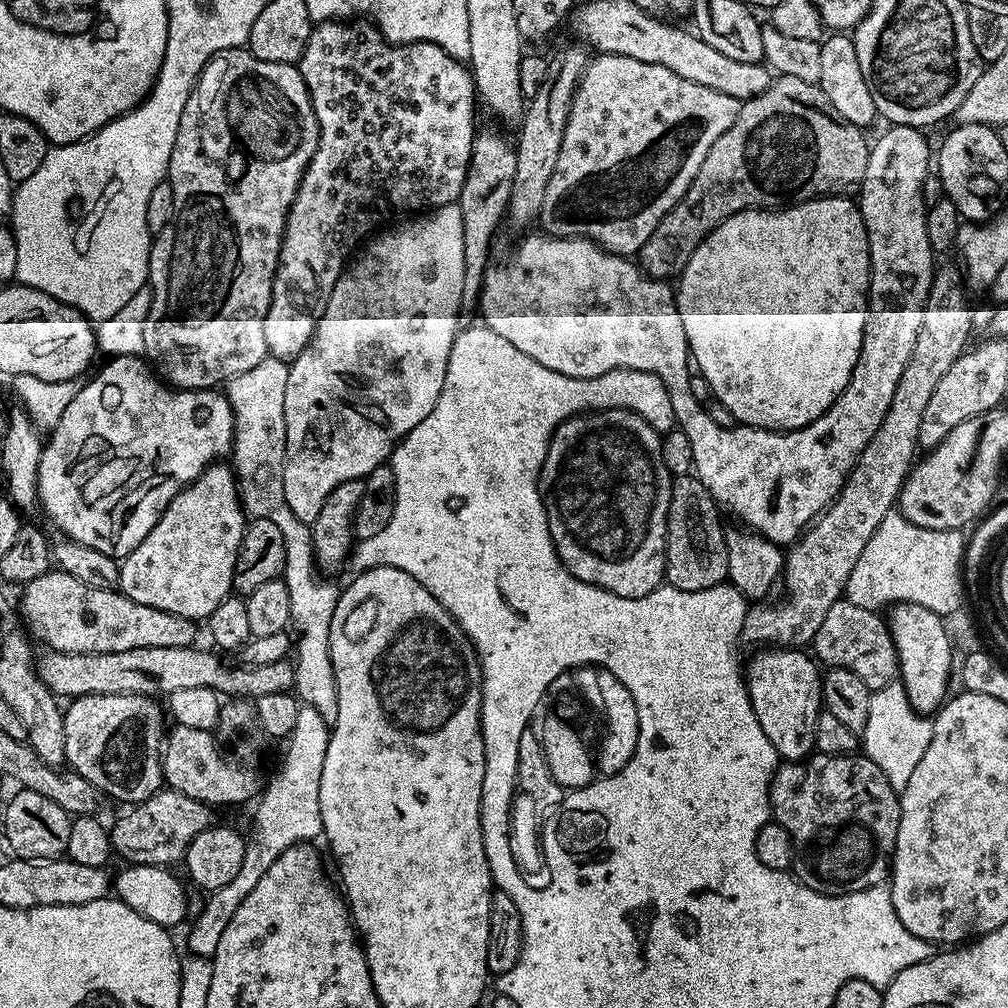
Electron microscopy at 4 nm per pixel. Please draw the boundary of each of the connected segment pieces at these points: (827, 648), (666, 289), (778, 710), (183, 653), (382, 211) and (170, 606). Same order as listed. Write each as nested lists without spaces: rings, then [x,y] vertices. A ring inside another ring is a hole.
[[[847,598],[830,606],[830,614],[826,614],[810,648],[821,665],[854,670],[870,690],[890,686],[897,679],[896,647],[888,633],[885,617],[879,611],[863,608]]]
[[[893,124],[885,127],[885,132],[877,138],[868,149],[868,161],[866,162],[866,178],[862,182],[858,193],[858,203],[860,213],[866,226],[868,235],[868,253],[870,254],[870,275],[868,278],[868,313],[866,314],[866,326],[862,334],[862,350],[858,354],[858,362],[854,366],[854,374],[850,374],[850,382],[846,390],[833,404],[828,407],[818,419],[810,422],[804,428],[795,428],[793,432],[770,432],[766,428],[750,428],[747,426],[733,426],[723,428],[718,426],[718,422],[712,420],[711,411],[694,394],[690,394],[690,382],[688,381],[689,369],[680,368],[680,364],[689,363],[690,353],[688,351],[688,339],[686,330],[682,326],[682,314],[676,305],[676,292],[673,285],[667,280],[655,280],[653,276],[647,276],[643,268],[635,259],[626,256],[615,256],[612,252],[607,252],[599,244],[592,240],[585,240],[582,236],[549,236],[539,234],[540,236],[528,236],[516,249],[513,250],[512,256],[505,258],[501,264],[493,263],[489,267],[488,273],[484,275],[484,289],[480,292],[480,303],[478,312],[484,315],[482,320],[483,327],[494,330],[494,334],[499,334],[506,338],[506,342],[518,346],[522,354],[530,354],[534,362],[542,362],[546,370],[558,370],[570,378],[598,378],[602,374],[610,374],[610,370],[615,368],[625,368],[626,370],[642,370],[662,378],[666,390],[670,394],[670,402],[674,406],[674,418],[676,419],[675,427],[686,438],[690,438],[690,447],[694,450],[694,462],[692,467],[696,477],[705,484],[710,490],[710,494],[715,498],[717,505],[721,509],[736,512],[736,516],[745,529],[751,530],[766,537],[770,542],[781,546],[791,546],[796,543],[804,534],[805,528],[820,515],[824,509],[832,505],[836,495],[842,490],[842,486],[848,481],[850,470],[856,464],[856,460],[862,454],[862,450],[874,438],[878,426],[886,418],[886,410],[894,402],[894,390],[898,390],[898,381],[902,378],[902,370],[906,370],[906,362],[910,362],[910,354],[914,354],[914,342],[918,342],[918,330],[922,330],[922,310],[926,306],[926,298],[930,294],[930,286],[934,275],[934,253],[930,246],[930,238],[926,238],[926,214],[927,207],[924,203],[922,186],[924,179],[930,174],[928,168],[928,140],[923,131],[918,128],[911,128],[905,124]]]
[[[769,647],[757,652],[749,664],[747,661],[746,683],[758,723],[781,761],[807,760],[816,746],[816,727],[822,711],[821,669],[807,651],[798,648]]]
[[[142,646],[142,650],[118,650],[117,652],[54,652],[51,650],[45,651],[45,656],[35,661],[36,672],[40,675],[40,680],[51,690],[52,695],[57,698],[75,698],[78,696],[129,696],[130,694],[138,694],[139,696],[151,696],[153,698],[166,698],[174,690],[187,690],[193,686],[202,686],[203,688],[212,688],[215,692],[219,692],[228,698],[255,698],[262,694],[282,694],[283,692],[292,692],[293,684],[295,682],[295,659],[289,658],[282,662],[270,662],[267,666],[254,666],[253,664],[247,666],[236,666],[232,669],[230,665],[223,664],[218,657],[215,656],[215,651],[207,652],[201,646],[193,646],[187,648],[186,646]]]
[[[367,19],[326,20],[313,27],[310,38],[306,42],[306,50],[302,50],[300,55],[298,67],[302,78],[306,82],[306,90],[310,94],[314,114],[318,118],[320,137],[318,138],[318,146],[314,150],[314,158],[310,158],[308,168],[304,172],[302,182],[296,191],[292,208],[288,212],[284,237],[280,243],[278,266],[272,279],[270,310],[266,310],[268,355],[285,362],[296,360],[298,354],[302,354],[302,350],[310,342],[316,324],[326,310],[326,302],[330,298],[341,272],[346,267],[346,261],[357,251],[356,243],[360,239],[363,241],[365,238],[371,237],[381,227],[379,224],[383,220],[390,219],[391,216],[401,215],[400,217],[403,217],[405,214],[420,214],[425,210],[440,208],[443,204],[454,204],[459,201],[462,194],[462,182],[466,182],[466,170],[472,157],[472,147],[476,141],[478,131],[478,125],[476,125],[478,97],[476,95],[476,82],[472,79],[471,71],[461,61],[455,60],[450,54],[446,54],[446,50],[442,50],[442,46],[432,44],[428,40],[418,40],[414,44],[389,44],[380,29]]]
[[[224,462],[211,464],[195,482],[171,500],[154,530],[142,538],[140,545],[129,556],[119,561],[119,591],[134,602],[142,602],[142,606],[154,606],[154,610],[166,610],[187,620],[203,621],[233,591],[234,566],[245,527],[246,513],[233,469]]]

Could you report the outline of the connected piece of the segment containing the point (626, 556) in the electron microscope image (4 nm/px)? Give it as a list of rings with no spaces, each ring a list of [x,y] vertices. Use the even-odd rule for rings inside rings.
[[[607,408],[601,412],[585,412],[571,416],[556,428],[544,464],[540,467],[540,493],[544,501],[546,518],[550,526],[550,538],[554,542],[555,552],[561,564],[566,566],[569,577],[605,588],[607,592],[618,594],[622,598],[642,598],[646,594],[655,592],[664,580],[664,551],[666,550],[666,530],[668,529],[668,511],[672,497],[673,477],[670,470],[666,470],[666,462],[662,462],[662,436],[656,432],[650,422],[646,422],[638,414],[621,408]]]

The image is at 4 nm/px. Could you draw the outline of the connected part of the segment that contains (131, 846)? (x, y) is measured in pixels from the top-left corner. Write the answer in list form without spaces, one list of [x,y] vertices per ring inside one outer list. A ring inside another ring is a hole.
[[[165,787],[156,792],[150,798],[146,798],[140,804],[133,804],[127,809],[125,816],[116,820],[116,825],[111,825],[110,835],[112,838],[112,851],[117,857],[121,856],[124,862],[134,864],[158,864],[172,866],[172,863],[183,861],[186,850],[202,830],[213,827],[213,809],[209,805],[198,802],[194,798],[186,798],[186,794],[174,791],[173,788]]]

